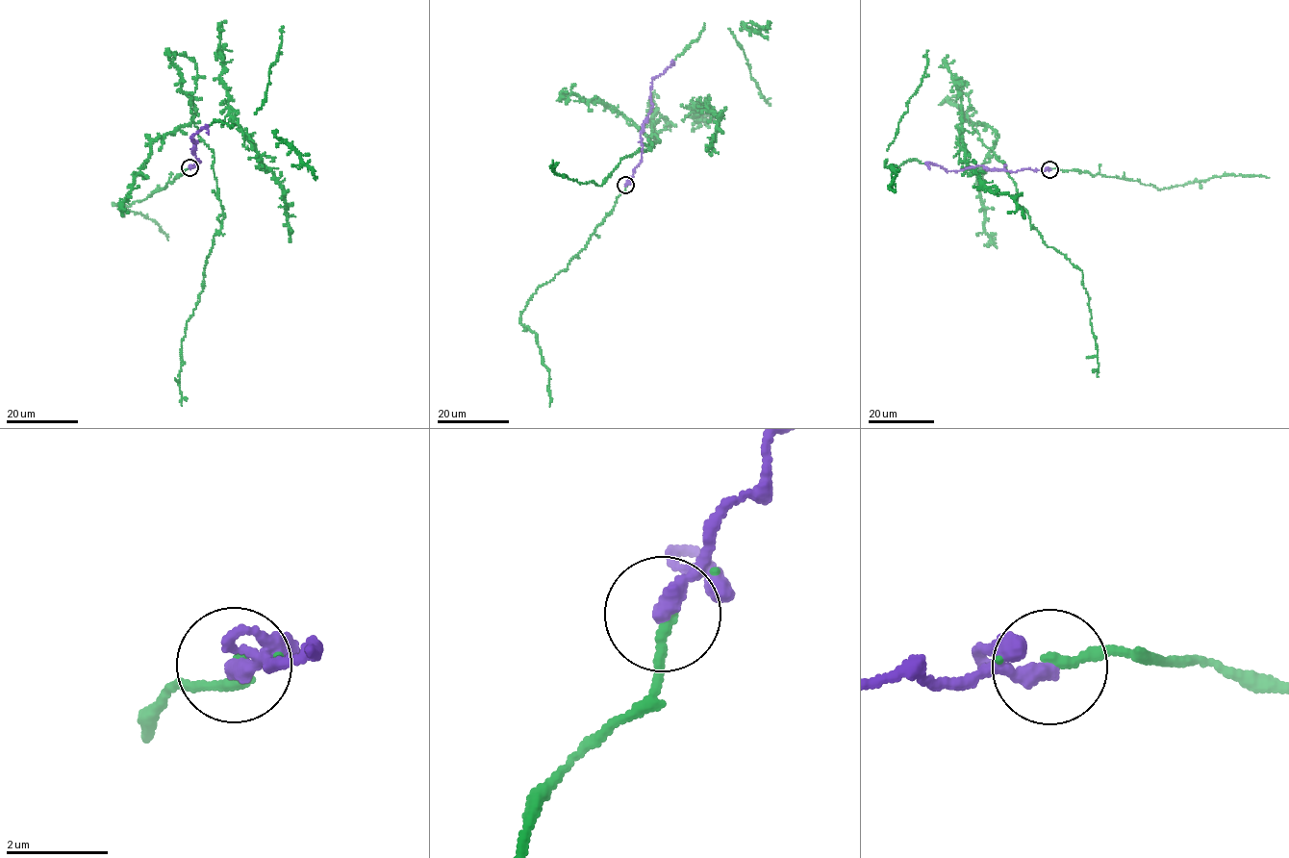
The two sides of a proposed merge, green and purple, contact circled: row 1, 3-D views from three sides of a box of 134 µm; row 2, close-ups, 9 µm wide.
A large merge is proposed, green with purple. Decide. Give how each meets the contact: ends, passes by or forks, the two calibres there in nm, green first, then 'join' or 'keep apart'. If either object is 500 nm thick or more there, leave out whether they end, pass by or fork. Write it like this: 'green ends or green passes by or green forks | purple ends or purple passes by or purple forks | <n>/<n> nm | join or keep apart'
green ends | purple passes by | 200/240 nm | join

